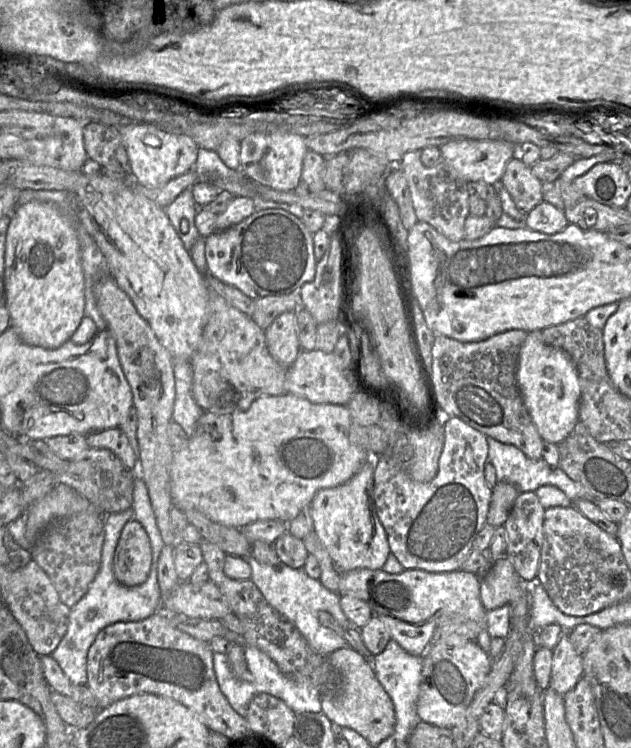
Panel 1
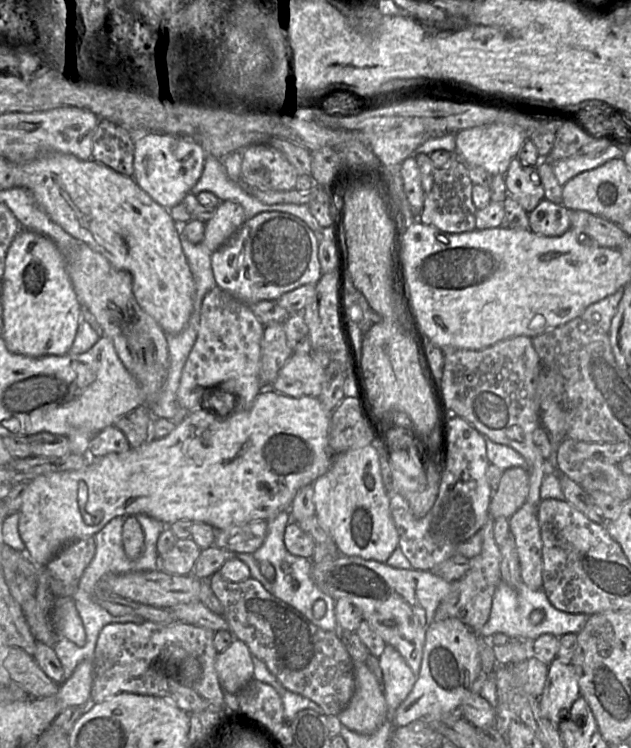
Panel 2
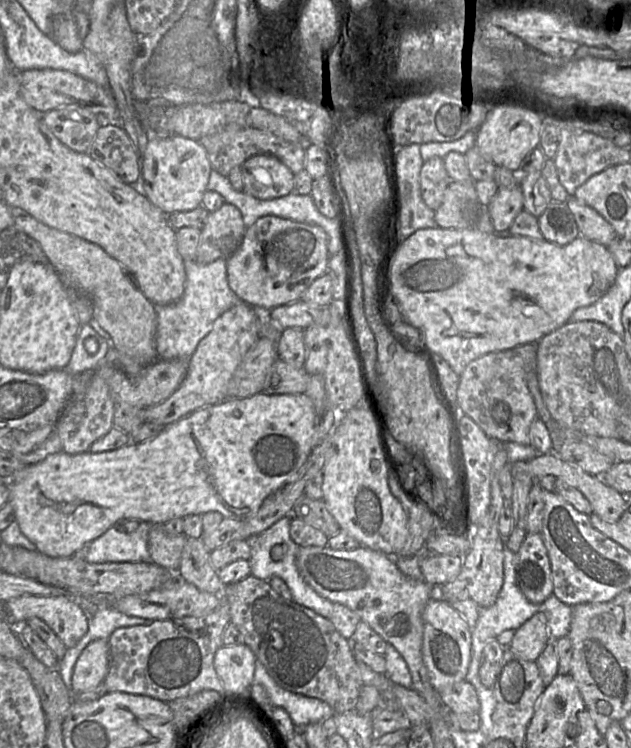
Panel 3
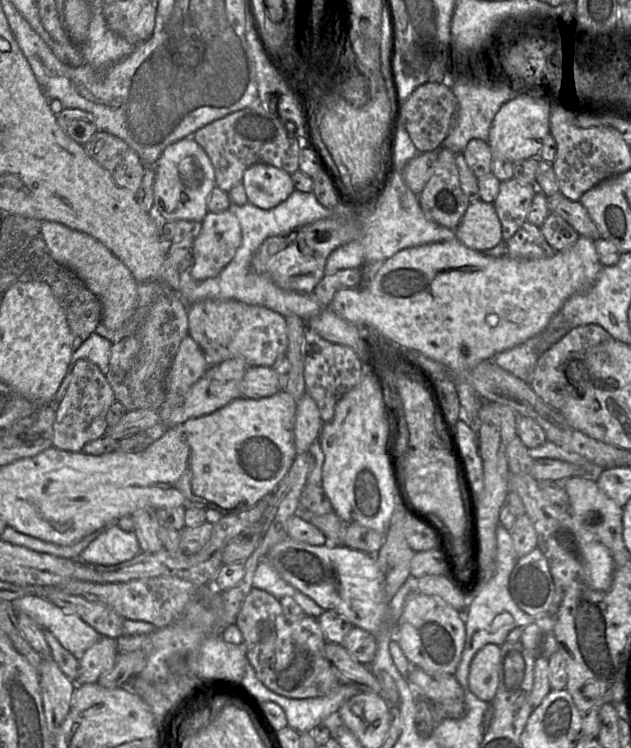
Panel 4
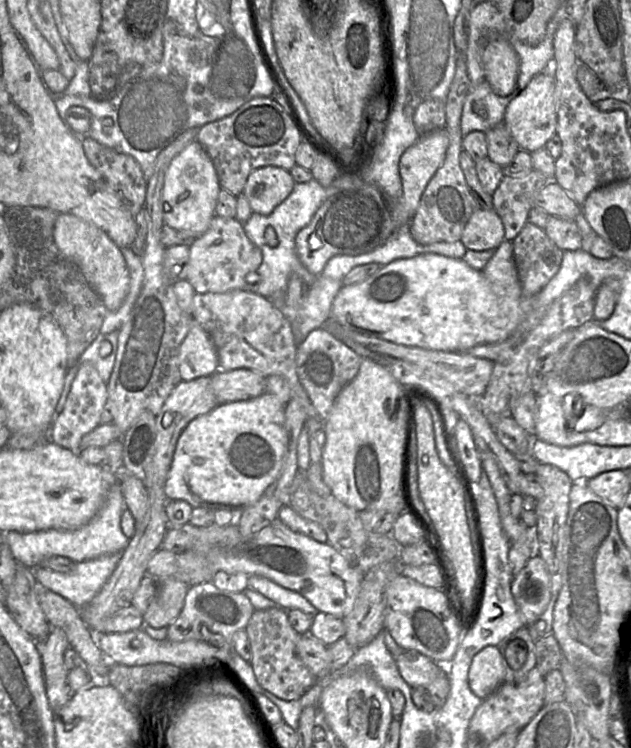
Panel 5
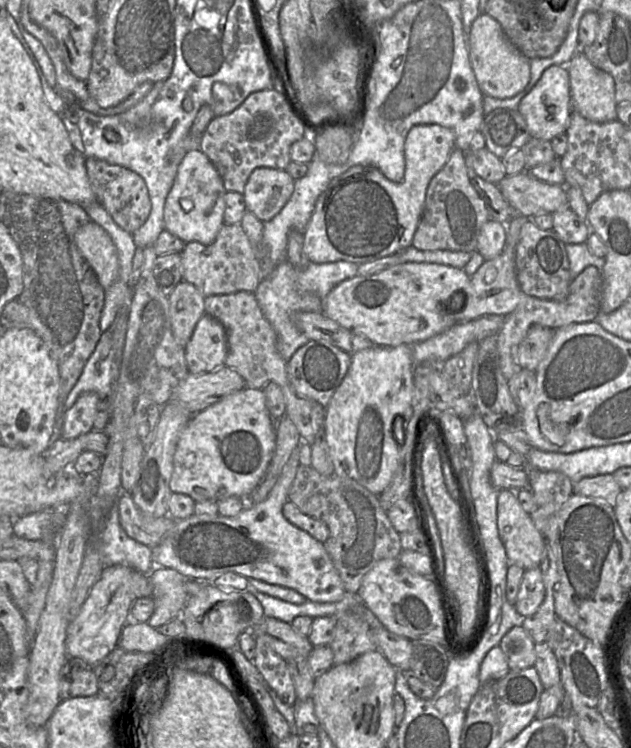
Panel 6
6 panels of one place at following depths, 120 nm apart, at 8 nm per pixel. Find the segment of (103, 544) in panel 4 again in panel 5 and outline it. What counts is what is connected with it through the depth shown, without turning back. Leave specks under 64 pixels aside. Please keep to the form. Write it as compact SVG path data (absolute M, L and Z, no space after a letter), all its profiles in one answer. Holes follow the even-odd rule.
M122 553L103 555L76 563L68 573L55 572L42 567L31 570L35 581L60 594L75 607L83 608L100 592L110 578Z

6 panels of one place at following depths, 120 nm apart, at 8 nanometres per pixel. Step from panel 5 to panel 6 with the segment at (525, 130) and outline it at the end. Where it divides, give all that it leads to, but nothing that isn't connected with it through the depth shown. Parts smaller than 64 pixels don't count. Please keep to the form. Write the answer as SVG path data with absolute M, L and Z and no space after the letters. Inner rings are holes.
M567 64L565 67L547 68L531 91L520 101L518 111L523 116L531 137L550 141L557 135L565 133L572 112Z

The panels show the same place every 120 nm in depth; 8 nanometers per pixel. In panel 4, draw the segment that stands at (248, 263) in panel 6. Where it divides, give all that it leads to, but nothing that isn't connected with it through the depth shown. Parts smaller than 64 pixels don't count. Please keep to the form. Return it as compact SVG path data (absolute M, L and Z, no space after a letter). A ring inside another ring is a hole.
M230 211L208 212L202 221L202 228L194 239L192 247L192 265L188 275L202 281L216 277L234 258L242 241L242 231L237 217Z

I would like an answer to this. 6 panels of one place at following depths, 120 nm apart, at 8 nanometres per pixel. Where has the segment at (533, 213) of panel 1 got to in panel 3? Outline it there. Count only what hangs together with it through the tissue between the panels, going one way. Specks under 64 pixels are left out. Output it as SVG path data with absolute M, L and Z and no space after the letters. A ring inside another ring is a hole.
M552 201L538 218L538 223L544 239L555 244L566 245L580 235L566 203Z

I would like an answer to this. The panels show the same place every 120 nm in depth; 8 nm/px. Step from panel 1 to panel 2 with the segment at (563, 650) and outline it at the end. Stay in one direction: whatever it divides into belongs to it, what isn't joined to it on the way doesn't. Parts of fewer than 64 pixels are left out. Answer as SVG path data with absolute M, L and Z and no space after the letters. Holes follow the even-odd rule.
M556 657L549 666L545 686L539 697L541 714L558 728L579 696L578 677L574 668Z

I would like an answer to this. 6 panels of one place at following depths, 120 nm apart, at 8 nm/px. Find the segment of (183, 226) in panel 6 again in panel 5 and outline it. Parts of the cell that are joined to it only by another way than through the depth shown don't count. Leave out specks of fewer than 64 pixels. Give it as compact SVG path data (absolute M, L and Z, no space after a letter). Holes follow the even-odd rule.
M192 141L167 168L162 189L164 224L177 230L185 230L200 236L210 226L221 186L214 164L204 147Z

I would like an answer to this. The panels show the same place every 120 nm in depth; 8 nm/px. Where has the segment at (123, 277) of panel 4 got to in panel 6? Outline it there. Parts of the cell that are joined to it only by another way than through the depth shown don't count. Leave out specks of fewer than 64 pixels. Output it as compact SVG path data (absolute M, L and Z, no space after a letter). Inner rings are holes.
M90 220L76 231L74 240L101 286L109 288L119 275L117 249L109 234Z

